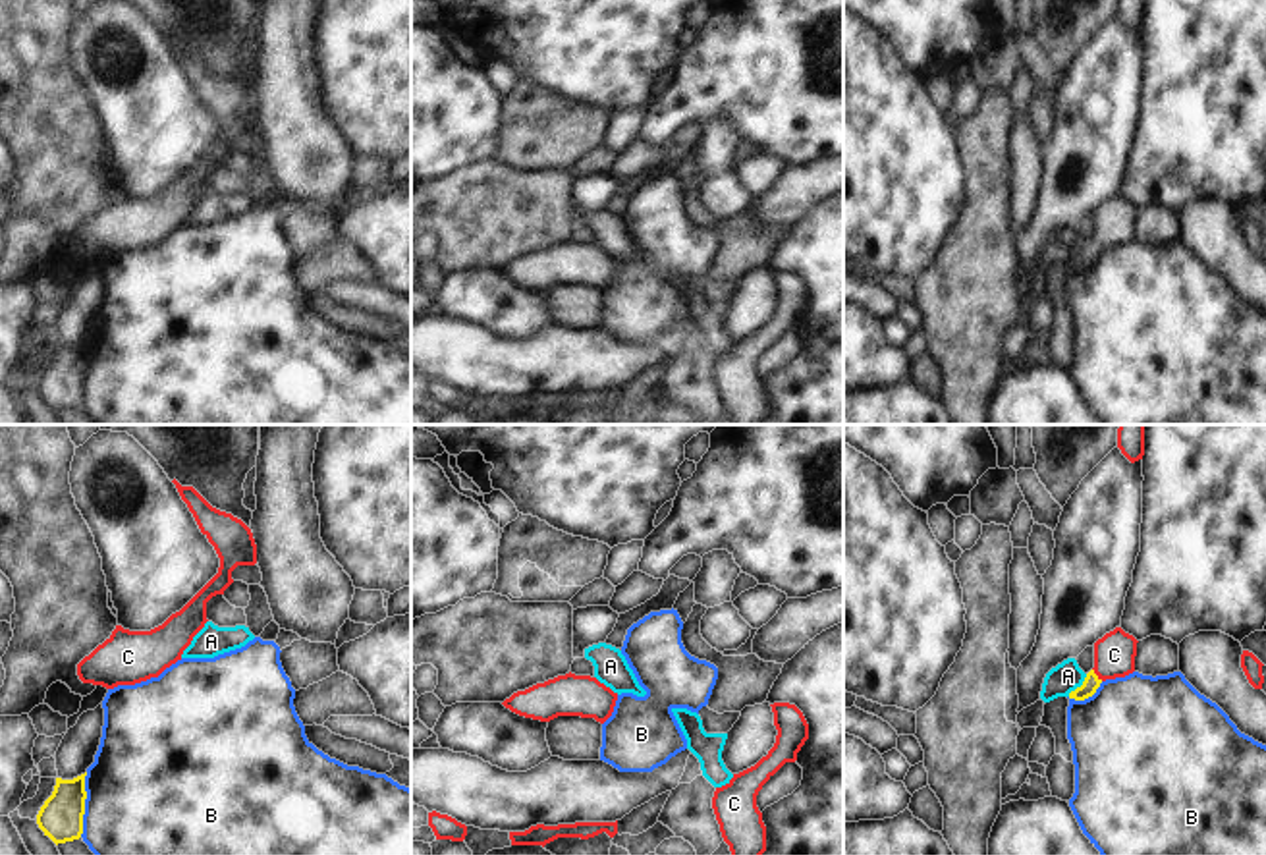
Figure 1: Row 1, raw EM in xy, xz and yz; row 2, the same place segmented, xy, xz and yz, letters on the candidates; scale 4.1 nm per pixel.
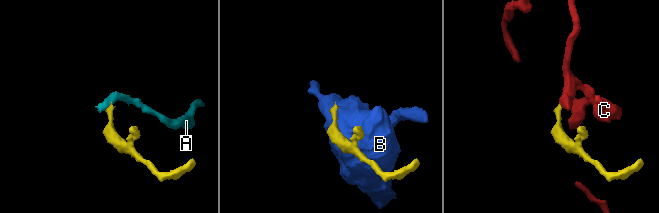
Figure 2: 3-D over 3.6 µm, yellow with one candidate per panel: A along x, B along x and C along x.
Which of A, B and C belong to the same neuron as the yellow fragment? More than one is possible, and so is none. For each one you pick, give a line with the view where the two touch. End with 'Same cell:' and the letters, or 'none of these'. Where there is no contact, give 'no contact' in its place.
C: yz
Same cell: C

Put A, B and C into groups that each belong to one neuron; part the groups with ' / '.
A / B / C

